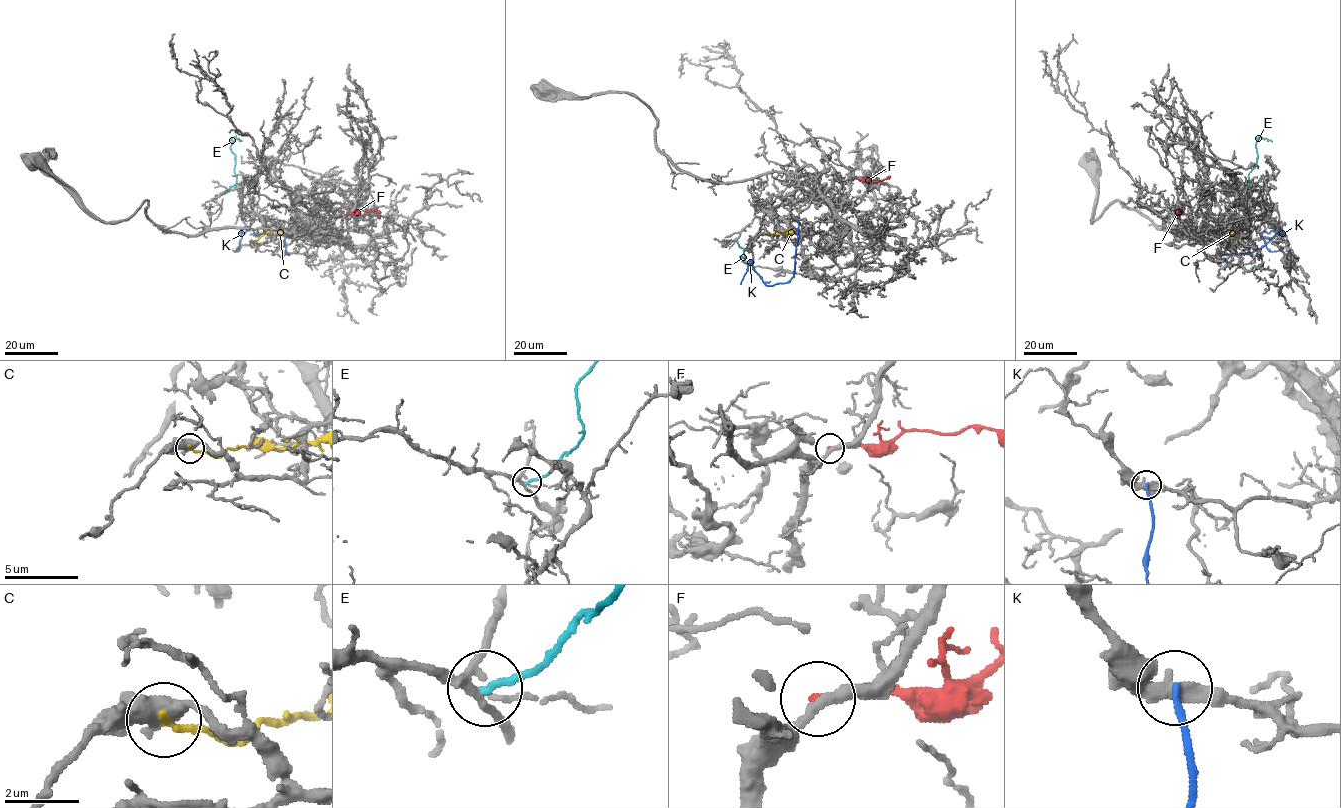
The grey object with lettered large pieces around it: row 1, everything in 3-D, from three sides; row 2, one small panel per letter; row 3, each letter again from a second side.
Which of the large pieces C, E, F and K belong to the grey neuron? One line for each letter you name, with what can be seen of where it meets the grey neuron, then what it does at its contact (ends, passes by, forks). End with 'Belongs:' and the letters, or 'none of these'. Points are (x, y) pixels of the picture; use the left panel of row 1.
Belongs: none of these

